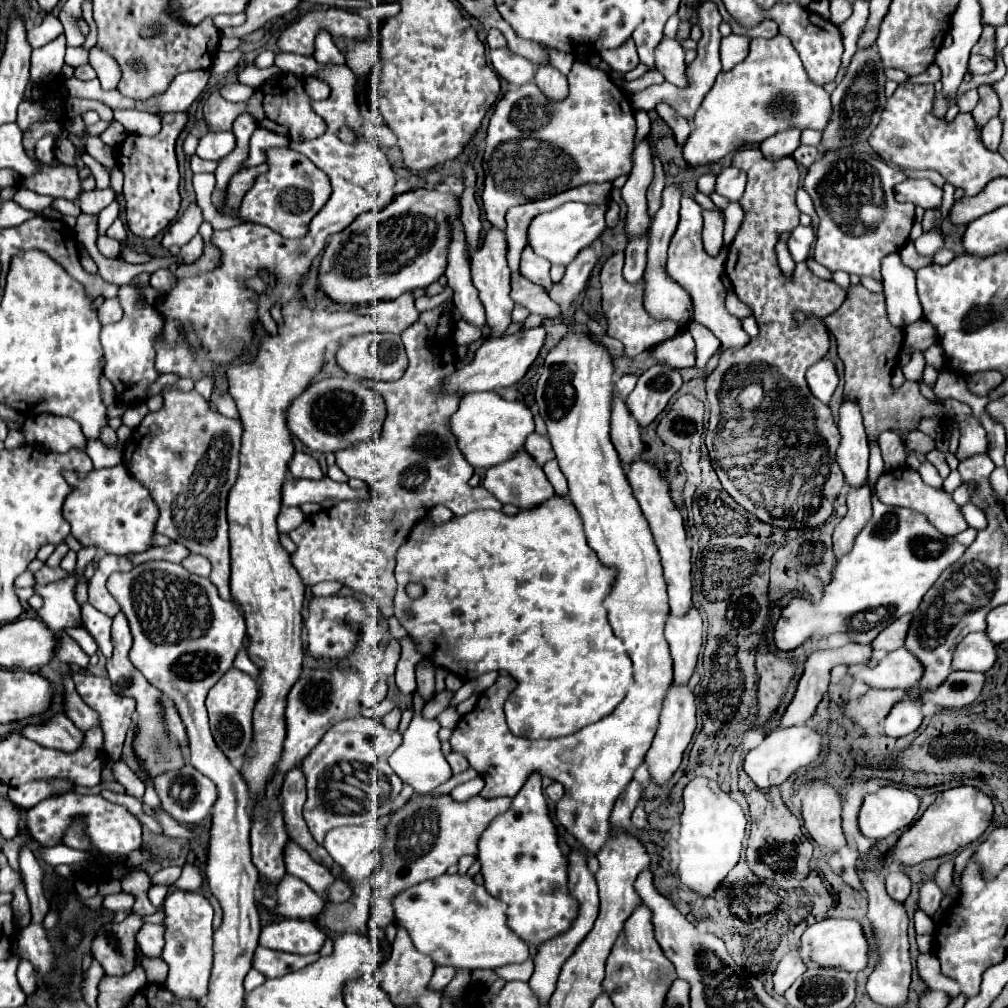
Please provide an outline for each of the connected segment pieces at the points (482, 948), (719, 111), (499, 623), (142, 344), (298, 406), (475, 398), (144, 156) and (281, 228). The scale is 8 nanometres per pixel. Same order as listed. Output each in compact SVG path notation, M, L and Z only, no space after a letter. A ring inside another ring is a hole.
M442 874L440 878L420 882L412 886L412 890L402 890L402 894L392 900L392 906L396 924L404 926L416 950L430 956L438 966L492 970L528 958L526 942L512 934L506 924L508 906L490 896L484 886L478 886L466 874Z
M782 34L770 40L752 38L744 62L736 64L734 70L718 74L696 118L692 118L694 128L684 142L684 158L690 166L710 164L744 144L760 144L788 128L824 130L828 118L830 94L808 78L790 38Z
M554 494L546 502L534 506L530 510L520 510L514 516L508 516L508 514L496 512L496 510L476 510L466 516L454 516L446 524L438 524L438 526L434 526L430 522L430 516L426 514L412 528L410 538L406 538L406 544L400 548L400 552L396 552L398 590L394 596L394 616L406 628L408 636L416 644L416 650L426 660L432 660L434 666L446 668L448 672L456 674L464 682L476 680L478 676L492 672L492 670L508 672L518 682L516 690L510 694L510 698L506 702L506 718L508 718L508 726L510 726L512 734L524 736L524 738L558 738L558 736L578 732L584 726L594 724L596 720L608 716L608 712L612 712L618 706L618 702L626 696L628 686L634 682L632 662L624 650L622 640L614 636L614 632L606 620L606 612L604 612L604 598L608 596L608 590L612 588L614 578L616 578L616 568L608 568L608 566L600 564L600 560L596 558L596 552L588 546L586 536L582 532L582 518L568 496ZM410 582L424 586L424 594L420 598L410 598L406 594L406 586ZM406 610L412 612L410 618L404 614Z
M122 286L118 290L118 300L124 310L124 318L118 324L108 324L100 332L100 342L104 348L104 374L114 384L118 400L124 404L144 398L146 388L160 376L154 368L154 342L160 336L164 320L154 310L154 306L140 302L132 286Z
M326 378L310 384L292 404L286 408L288 430L310 450L316 452L336 452L348 448L356 442L368 442L378 436L384 420L384 402L382 396L354 378Z
M470 392L460 398L458 410L448 418L448 428L456 436L460 452L474 468L490 468L524 448L526 436L534 430L534 416L526 404L508 402L496 392Z
M160 112L158 118L162 120L162 130L156 136L140 136L140 134L126 134L122 142L122 152L118 156L118 166L124 174L124 198L126 198L126 216L130 232L152 238L160 230L164 230L180 208L180 194L178 194L178 162L176 162L176 140L188 122L186 112Z
M288 146L268 148L266 164L268 164L268 171L256 178L256 184L242 198L240 210L228 210L228 206L224 204L220 208L220 212L230 218L268 226L274 232L282 234L284 238L300 238L306 234L310 220L328 202L328 198L332 194L330 180L304 154L300 154Z

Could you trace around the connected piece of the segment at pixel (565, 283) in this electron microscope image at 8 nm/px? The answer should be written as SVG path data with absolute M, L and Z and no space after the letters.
M588 246L588 250L582 250L578 254L578 258L566 266L566 274L564 274L562 282L552 286L550 298L554 302L558 302L560 306L568 308L576 300L576 296L582 292L582 288L586 286L586 280L596 262L598 262L598 254L596 254L594 246Z

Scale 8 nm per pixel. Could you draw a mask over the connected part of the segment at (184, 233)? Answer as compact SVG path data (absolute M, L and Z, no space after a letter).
M192 202L177 222L172 223L166 230L162 238L163 247L170 248L174 245L181 247L187 244L198 232L203 220L200 207L196 202Z

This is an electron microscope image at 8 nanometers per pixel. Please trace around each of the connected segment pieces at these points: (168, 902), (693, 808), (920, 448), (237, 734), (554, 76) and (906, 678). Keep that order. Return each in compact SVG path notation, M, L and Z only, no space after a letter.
M172 890L162 906L160 912L164 912L164 950L162 958L170 966L168 980L164 986L172 990L180 998L196 998L200 1004L204 1004L206 990L208 990L208 978L212 968L212 916L214 910L210 902L200 892L186 892L186 890Z
M694 778L684 788L684 810L680 814L678 834L678 878L694 894L710 898L716 894L728 872L740 860L740 848L744 840L746 816L738 802L734 802L720 786L710 778Z
M914 430L912 434L908 434L906 440L904 440L904 444L906 444L908 450L912 450L912 452L920 452L920 454L928 454L930 450L936 448L934 440L932 440L930 436L922 434L920 430Z
M230 668L220 678L220 682L216 682L216 686L212 686L212 690L208 692L206 708L208 708L208 716L210 716L210 730L214 734L218 748L234 764L238 764L244 758L244 754L252 742L252 710L254 710L256 700L258 700L256 680L236 668Z
M550 64L546 66L538 66L536 72L536 86L540 88L540 92L554 102L560 102L568 96L568 82L566 76L562 76L556 68L552 68Z
M906 648L890 652L884 660L880 660L874 668L862 666L860 674L852 674L854 678L862 678L872 688L910 688L920 680L922 666Z

